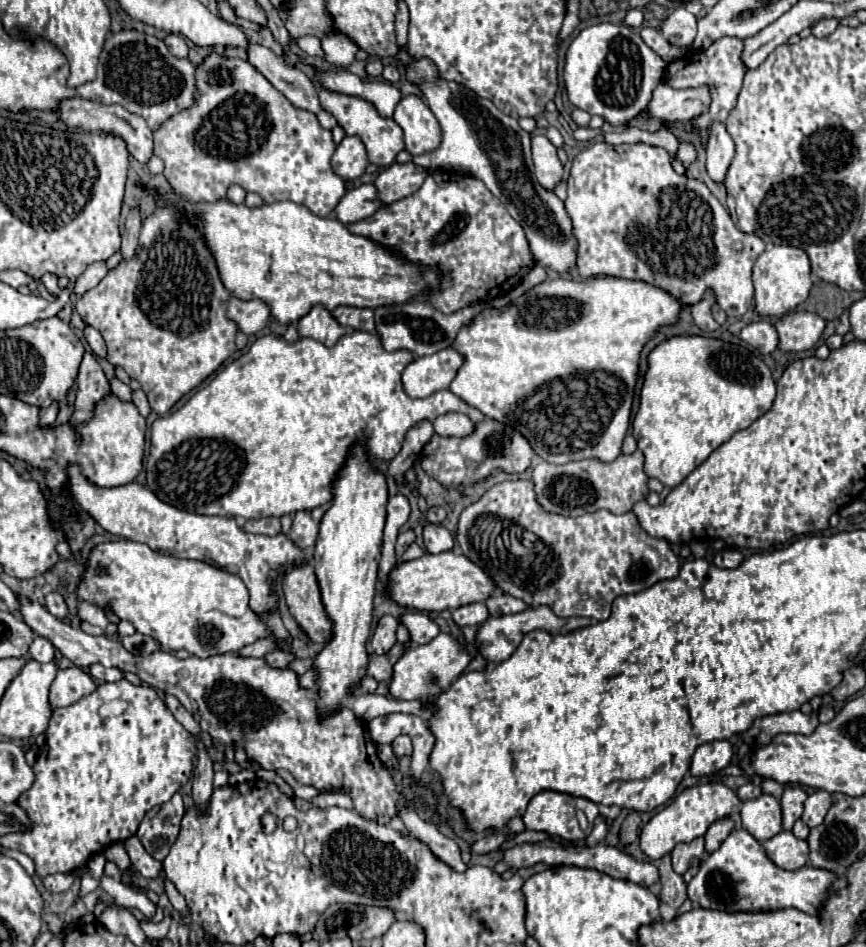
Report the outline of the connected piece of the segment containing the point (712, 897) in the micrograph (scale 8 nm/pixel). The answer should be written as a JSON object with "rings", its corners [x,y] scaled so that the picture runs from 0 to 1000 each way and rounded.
{"rings":[[[856,874],[846,876],[833,895],[819,902],[819,906],[809,912],[805,925],[796,931],[796,948],[805,950],[812,959],[837,963],[920,959],[932,965],[943,965],[960,931],[962,923],[957,919],[927,914],[923,919],[909,921],[895,914],[883,902],[881,891]]]}

